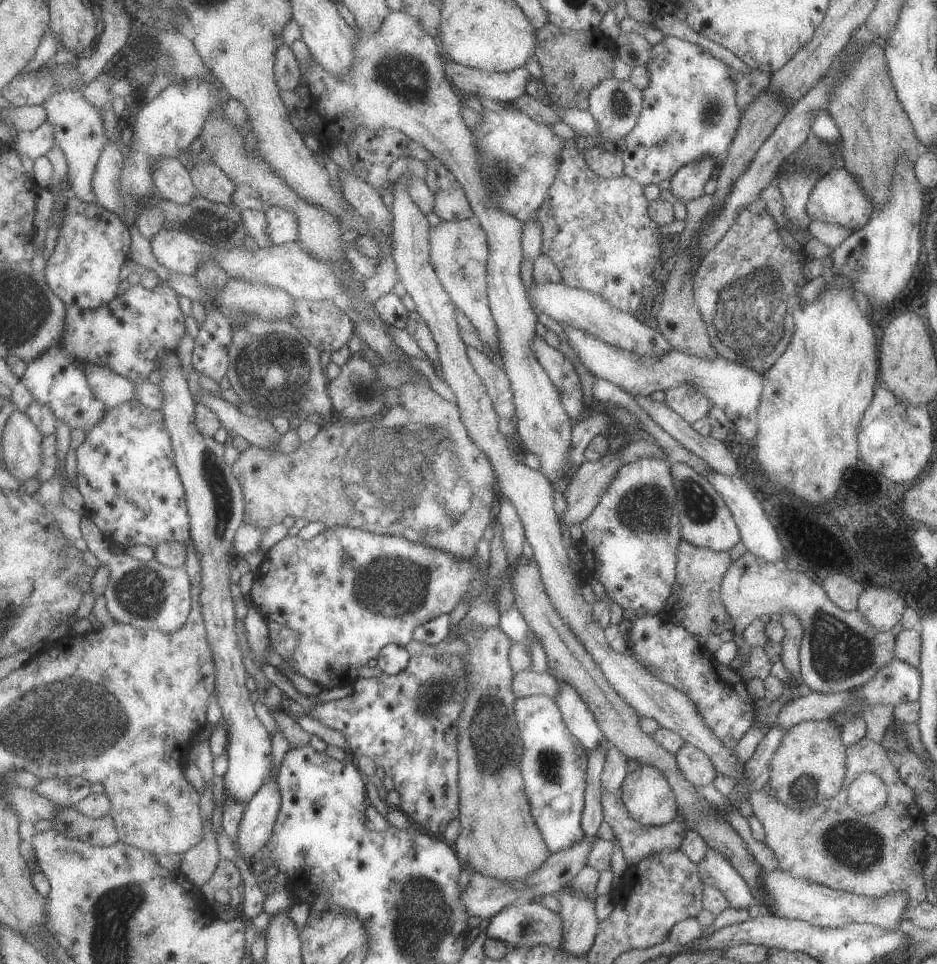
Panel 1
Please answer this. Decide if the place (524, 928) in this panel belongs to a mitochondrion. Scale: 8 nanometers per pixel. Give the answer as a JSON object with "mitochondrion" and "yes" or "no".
{"mitochondrion":"yes"}

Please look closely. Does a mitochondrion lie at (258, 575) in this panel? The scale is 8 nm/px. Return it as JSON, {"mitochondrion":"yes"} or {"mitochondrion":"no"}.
{"mitochondrion":"no"}

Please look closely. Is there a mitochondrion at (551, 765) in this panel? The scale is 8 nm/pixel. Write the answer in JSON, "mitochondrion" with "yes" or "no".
{"mitochondrion":"yes"}

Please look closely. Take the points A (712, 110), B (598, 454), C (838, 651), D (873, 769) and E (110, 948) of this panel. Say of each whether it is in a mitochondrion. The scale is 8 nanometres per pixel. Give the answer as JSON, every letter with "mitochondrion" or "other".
{"A":"mitochondrion","B":"other","C":"mitochondrion","D":"other","E":"mitochondrion"}

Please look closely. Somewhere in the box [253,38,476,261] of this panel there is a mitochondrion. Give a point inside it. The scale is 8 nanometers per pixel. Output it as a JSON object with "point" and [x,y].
{"point":[405,78]}

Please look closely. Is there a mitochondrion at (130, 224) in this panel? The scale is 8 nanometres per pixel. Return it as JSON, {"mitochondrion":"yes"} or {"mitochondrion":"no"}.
{"mitochondrion":"no"}

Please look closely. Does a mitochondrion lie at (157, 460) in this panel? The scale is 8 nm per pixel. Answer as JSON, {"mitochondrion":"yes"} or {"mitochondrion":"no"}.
{"mitochondrion":"no"}

